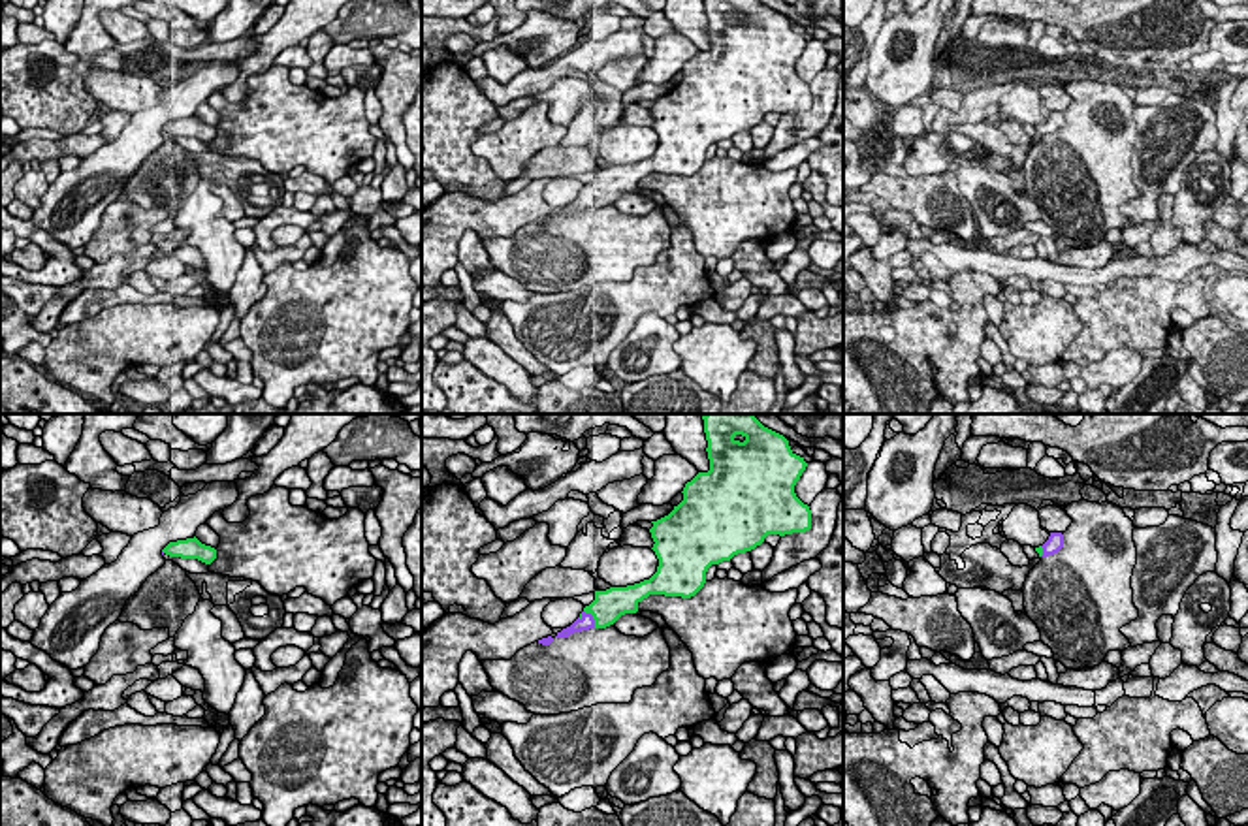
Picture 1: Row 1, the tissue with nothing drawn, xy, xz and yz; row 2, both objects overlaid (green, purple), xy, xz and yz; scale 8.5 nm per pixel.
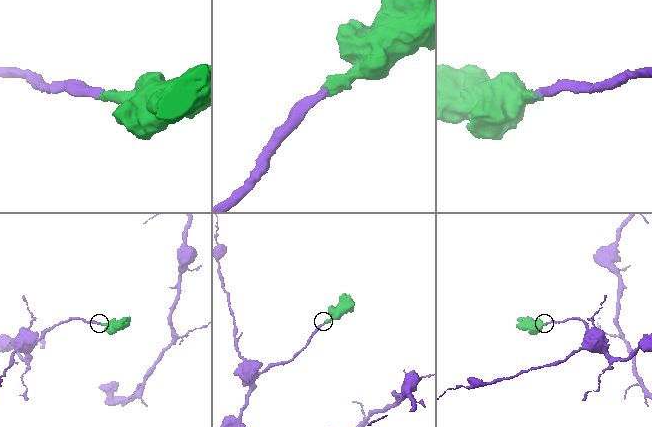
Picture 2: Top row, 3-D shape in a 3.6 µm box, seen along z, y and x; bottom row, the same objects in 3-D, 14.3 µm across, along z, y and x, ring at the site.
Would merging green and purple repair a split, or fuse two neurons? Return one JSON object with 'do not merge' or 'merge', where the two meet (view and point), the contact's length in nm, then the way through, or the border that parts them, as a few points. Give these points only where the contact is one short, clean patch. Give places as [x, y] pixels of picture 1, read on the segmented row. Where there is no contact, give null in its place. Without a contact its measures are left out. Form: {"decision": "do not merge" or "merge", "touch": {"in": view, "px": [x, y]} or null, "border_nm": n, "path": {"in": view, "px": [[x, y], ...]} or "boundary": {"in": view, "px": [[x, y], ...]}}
{"decision": "merge", "touch": {"in": "xz", "px": [593, 618]}, "border_nm": 190}

